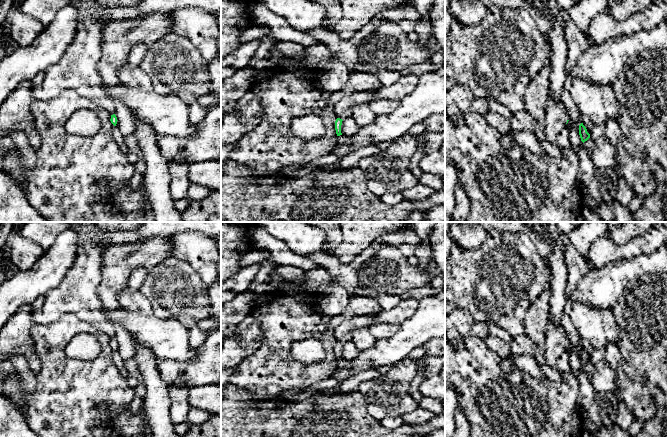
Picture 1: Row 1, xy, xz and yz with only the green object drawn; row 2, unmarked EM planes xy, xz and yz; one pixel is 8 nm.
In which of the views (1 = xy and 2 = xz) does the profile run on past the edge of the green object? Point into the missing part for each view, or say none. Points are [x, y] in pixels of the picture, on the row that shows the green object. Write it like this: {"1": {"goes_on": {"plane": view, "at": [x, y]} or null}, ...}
{"1": {"goes_on": null}, "2": {"goes_on": null}}

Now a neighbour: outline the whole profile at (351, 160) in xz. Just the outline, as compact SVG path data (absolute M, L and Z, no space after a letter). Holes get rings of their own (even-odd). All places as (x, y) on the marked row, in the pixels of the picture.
M368 145L357 150L352 150L341 159L337 166L333 166L334 170L348 170L353 167L358 167L358 163L362 158L377 156L382 154L375 145Z

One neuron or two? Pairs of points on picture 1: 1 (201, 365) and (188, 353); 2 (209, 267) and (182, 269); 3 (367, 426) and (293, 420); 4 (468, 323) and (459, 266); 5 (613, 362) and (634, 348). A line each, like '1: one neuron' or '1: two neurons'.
1: two neurons
2: two neurons
3: one neuron
4: two neurons
5: two neurons

